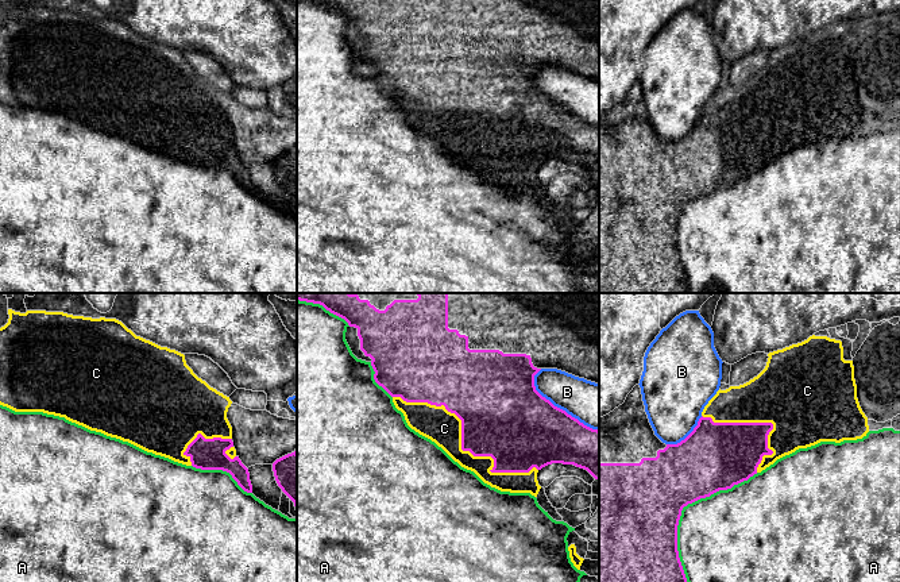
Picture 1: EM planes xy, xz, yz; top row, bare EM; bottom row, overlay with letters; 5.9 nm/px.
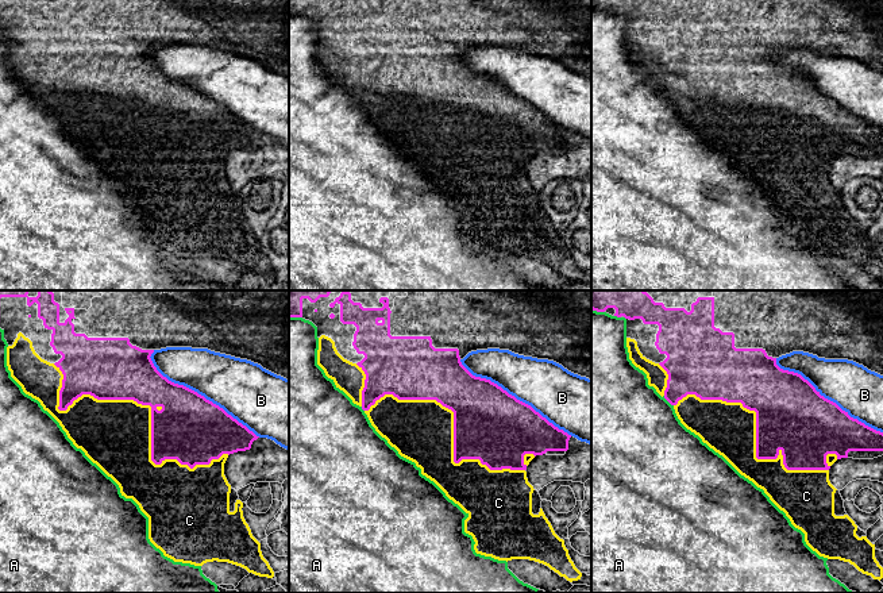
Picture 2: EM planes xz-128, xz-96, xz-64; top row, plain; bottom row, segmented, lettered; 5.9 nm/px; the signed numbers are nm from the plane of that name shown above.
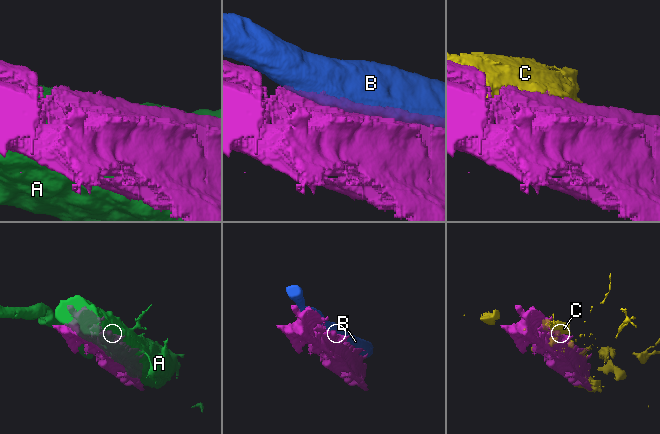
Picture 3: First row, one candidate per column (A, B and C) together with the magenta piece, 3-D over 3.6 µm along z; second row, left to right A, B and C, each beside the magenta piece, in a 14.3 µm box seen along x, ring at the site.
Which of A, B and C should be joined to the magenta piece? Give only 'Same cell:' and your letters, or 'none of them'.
Same cell: none of them

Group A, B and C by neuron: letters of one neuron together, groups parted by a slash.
A C / B

